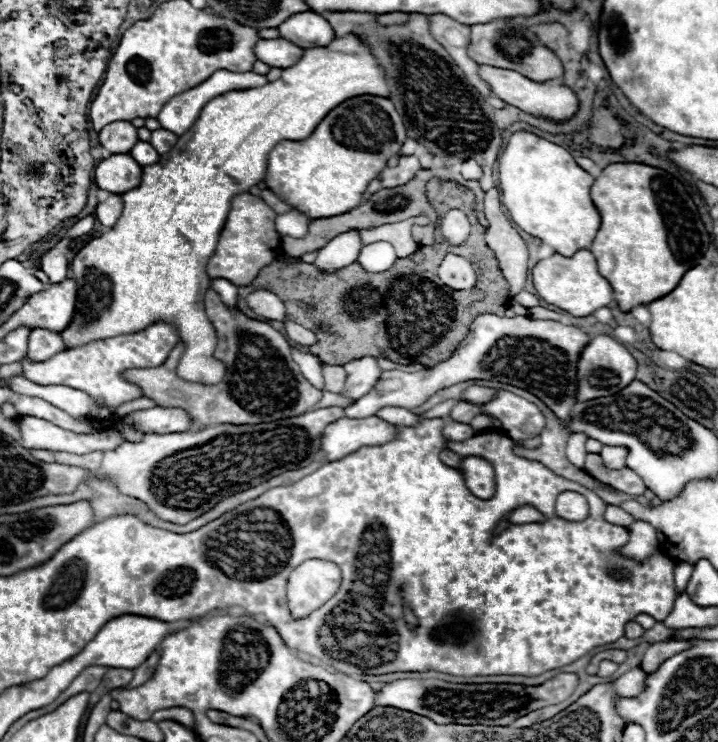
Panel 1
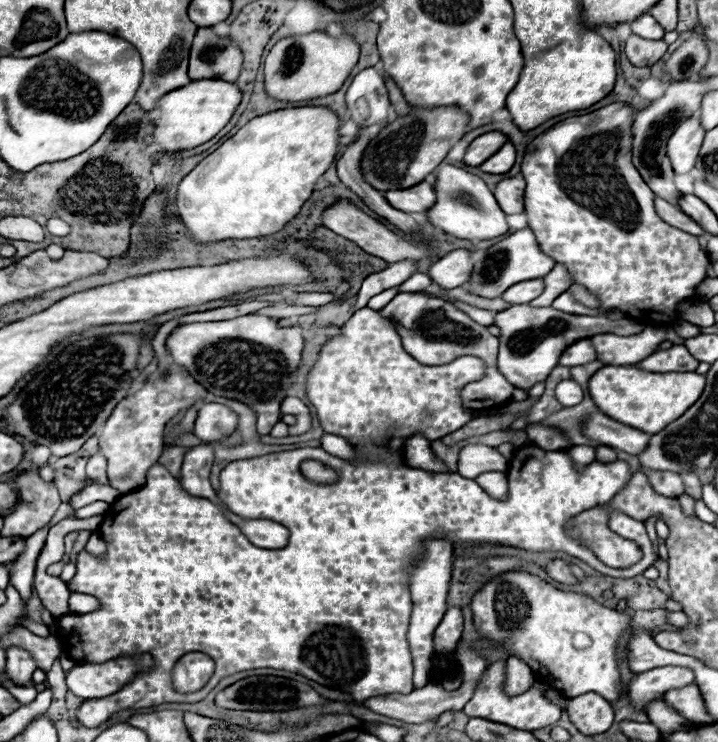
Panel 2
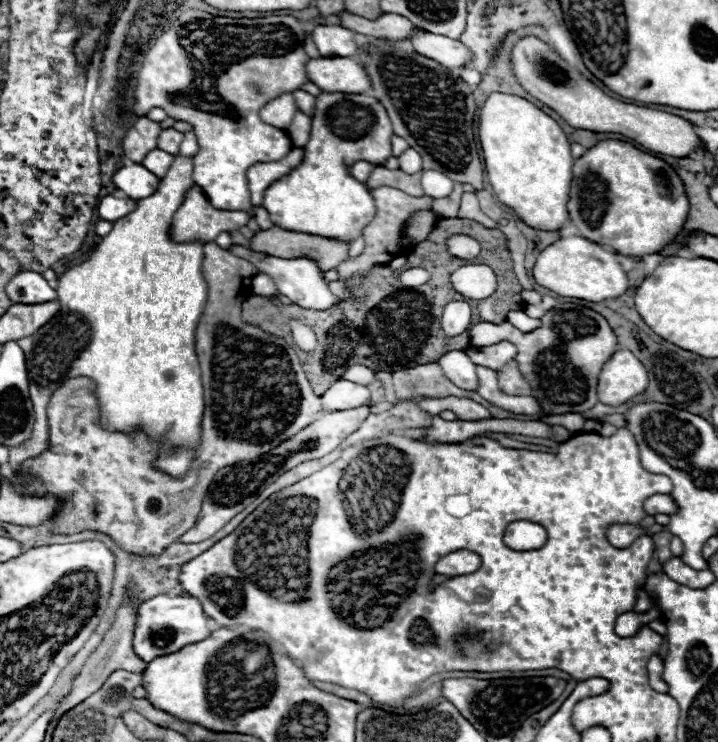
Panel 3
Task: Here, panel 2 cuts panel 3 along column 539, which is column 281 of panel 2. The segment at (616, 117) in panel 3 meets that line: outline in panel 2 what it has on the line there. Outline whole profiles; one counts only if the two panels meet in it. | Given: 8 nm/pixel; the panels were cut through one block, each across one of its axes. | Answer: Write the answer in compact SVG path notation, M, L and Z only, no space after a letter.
M310 32L282 38L274 44L264 62L266 90L276 100L312 100L336 92L358 62L360 46L354 36L330 36L328 32Z

